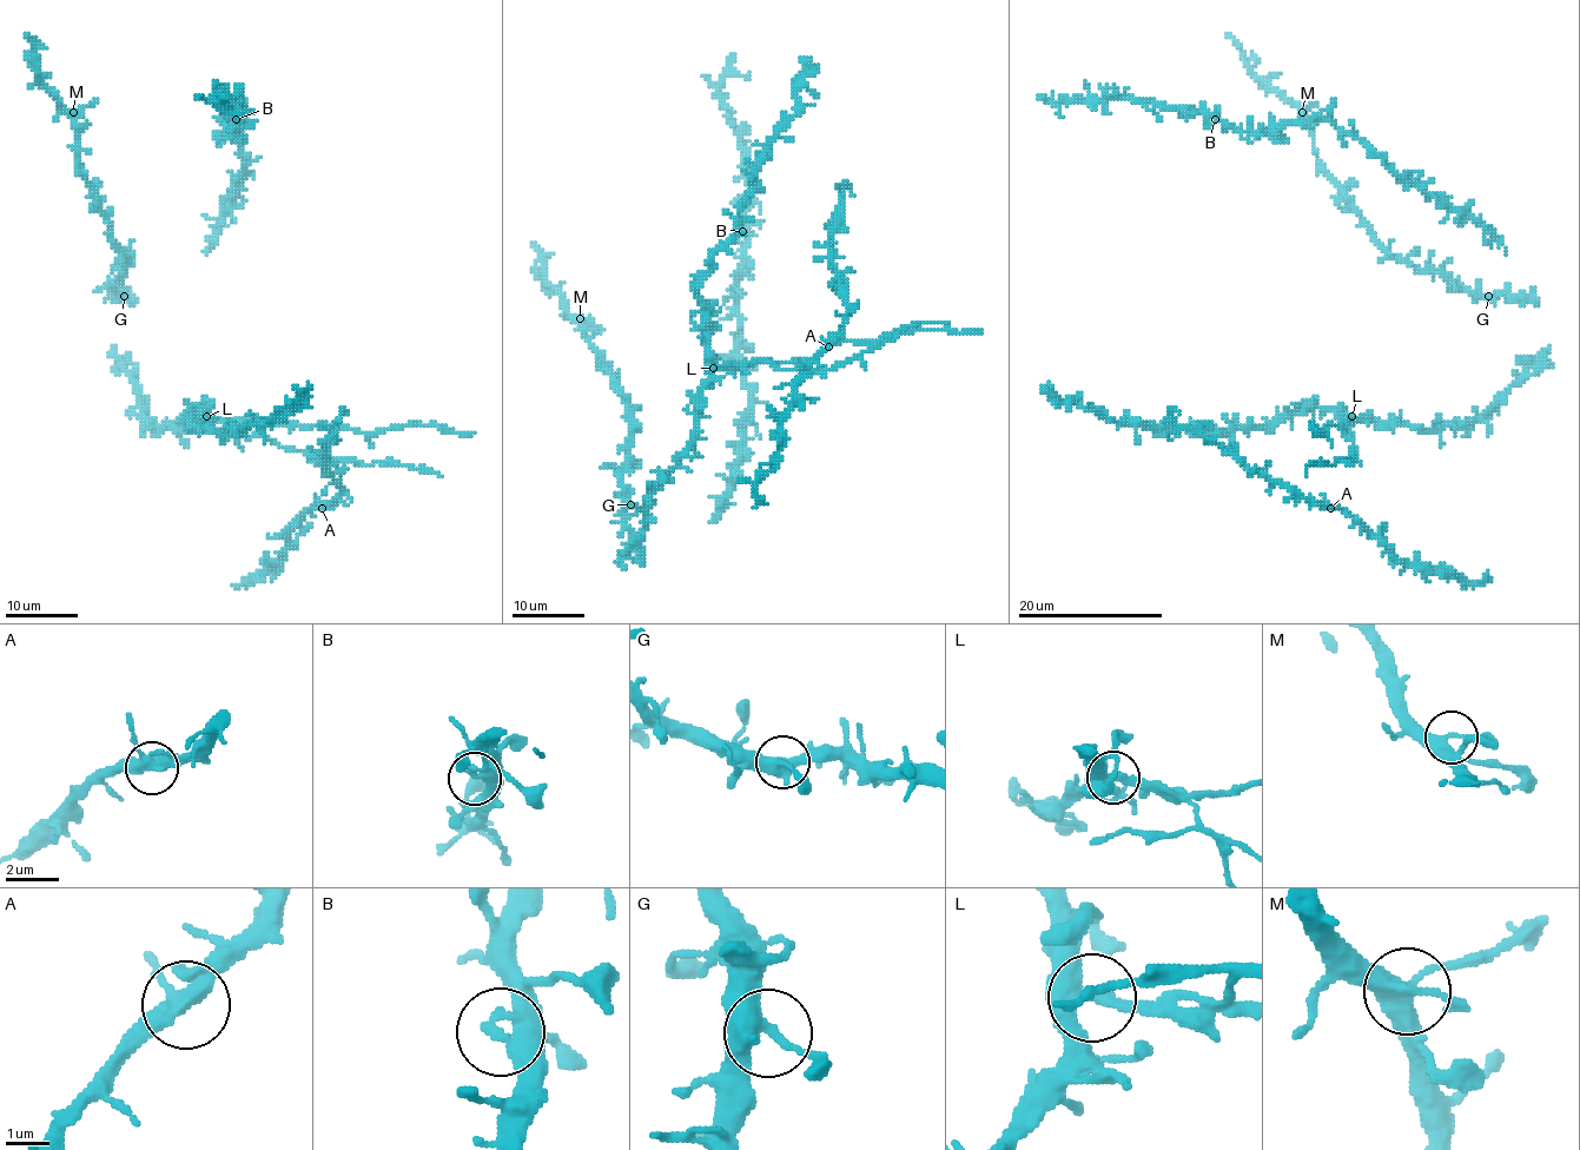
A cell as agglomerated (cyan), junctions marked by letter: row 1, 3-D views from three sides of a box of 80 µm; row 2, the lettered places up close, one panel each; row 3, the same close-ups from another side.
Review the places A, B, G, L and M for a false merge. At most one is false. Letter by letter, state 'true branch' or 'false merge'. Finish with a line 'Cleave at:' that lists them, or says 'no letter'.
A: true branch
B: true branch
G: true branch
L: false merge
M: true branch
Cleave at: L

